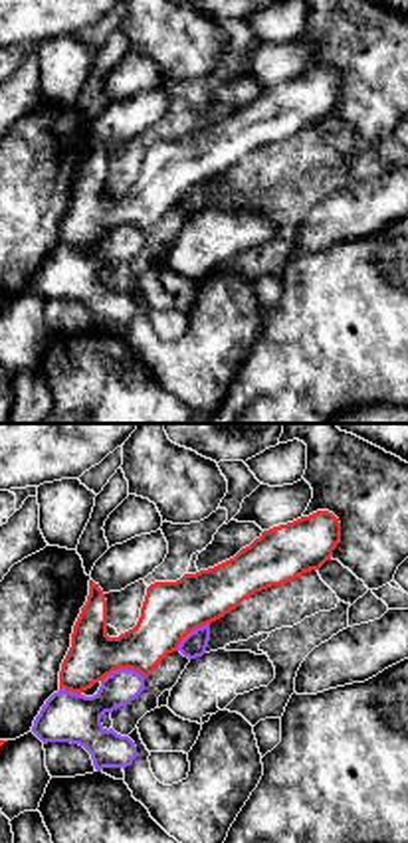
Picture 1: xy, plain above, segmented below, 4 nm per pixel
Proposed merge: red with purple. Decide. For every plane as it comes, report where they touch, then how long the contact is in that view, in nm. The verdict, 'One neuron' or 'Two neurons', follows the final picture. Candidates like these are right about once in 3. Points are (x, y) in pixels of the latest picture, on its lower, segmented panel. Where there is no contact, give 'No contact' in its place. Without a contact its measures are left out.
Touches red at (123, 667). Shared border 180 nm

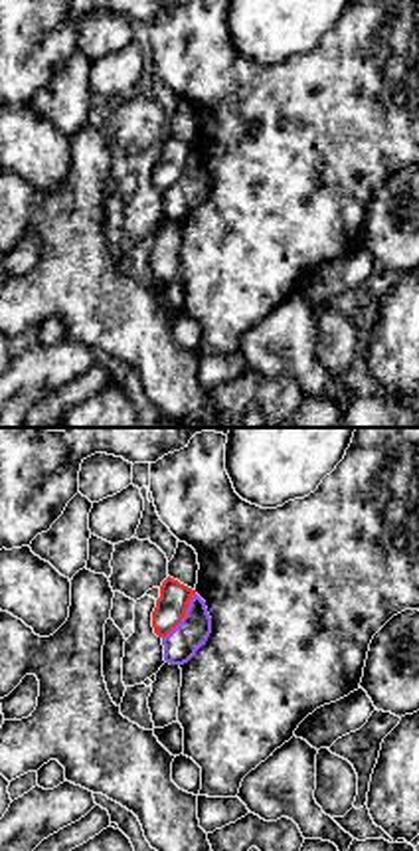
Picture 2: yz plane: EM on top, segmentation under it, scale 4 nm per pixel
Touches red at (184, 614). Shared border 240 nm

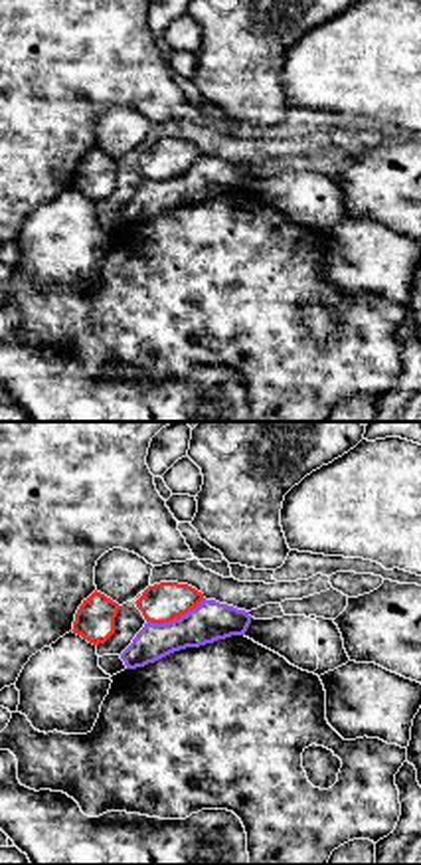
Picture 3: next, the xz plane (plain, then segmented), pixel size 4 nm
Touches red at (174, 618). Shared border 260 nm

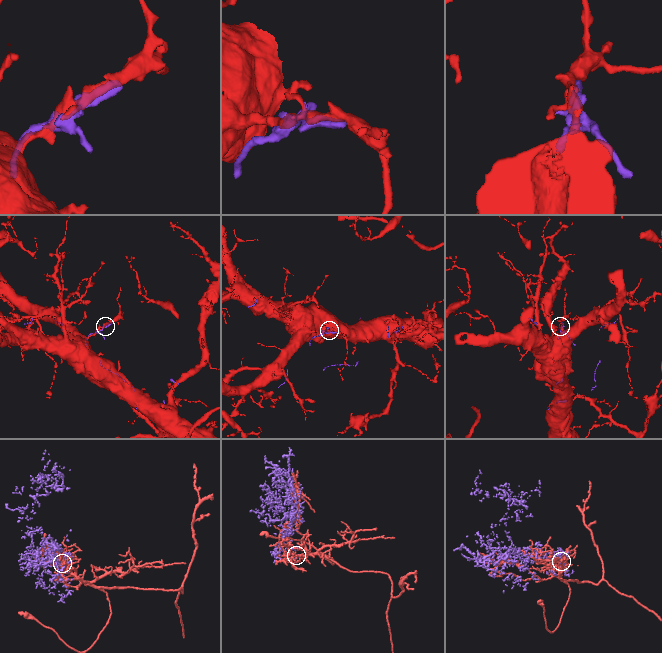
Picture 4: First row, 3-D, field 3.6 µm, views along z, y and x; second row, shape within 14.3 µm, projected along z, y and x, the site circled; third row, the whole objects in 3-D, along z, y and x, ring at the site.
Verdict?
Two neurons

